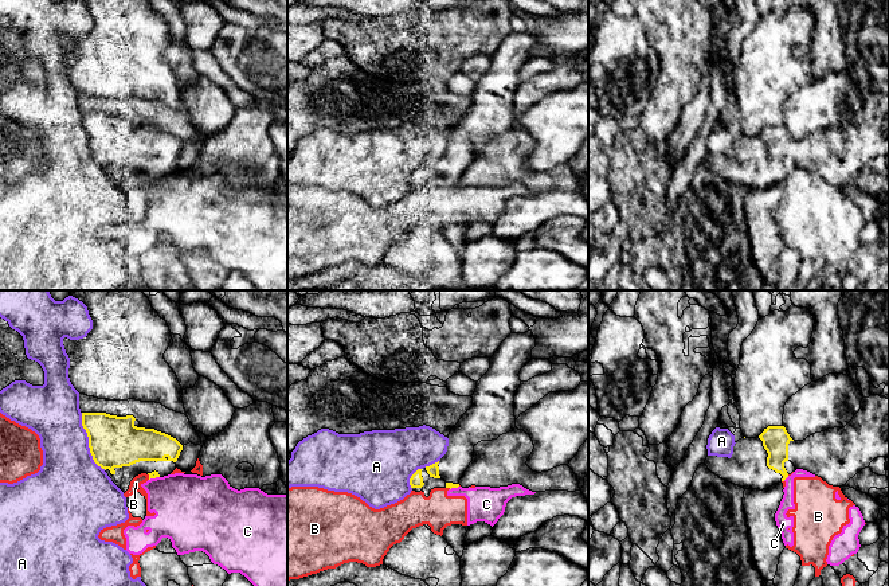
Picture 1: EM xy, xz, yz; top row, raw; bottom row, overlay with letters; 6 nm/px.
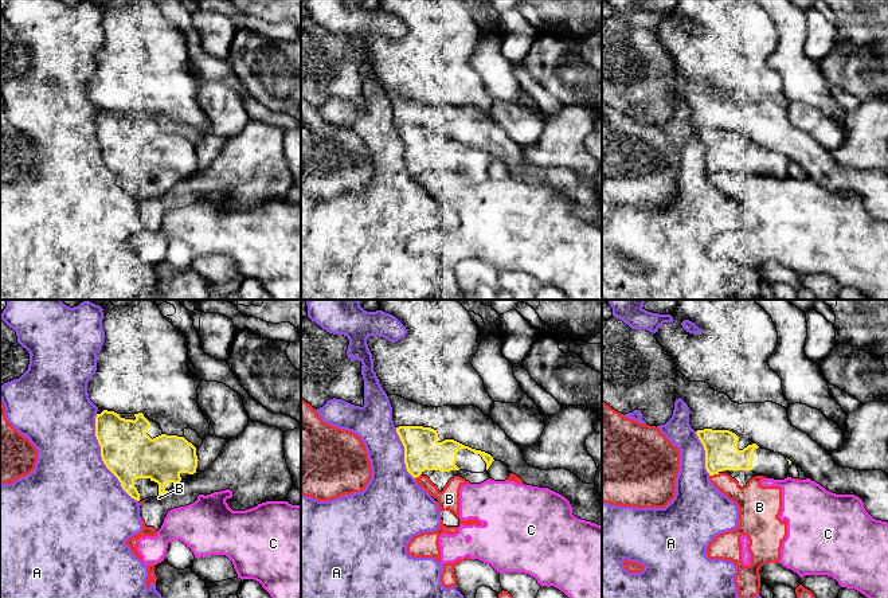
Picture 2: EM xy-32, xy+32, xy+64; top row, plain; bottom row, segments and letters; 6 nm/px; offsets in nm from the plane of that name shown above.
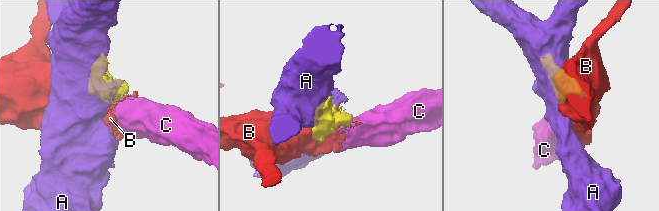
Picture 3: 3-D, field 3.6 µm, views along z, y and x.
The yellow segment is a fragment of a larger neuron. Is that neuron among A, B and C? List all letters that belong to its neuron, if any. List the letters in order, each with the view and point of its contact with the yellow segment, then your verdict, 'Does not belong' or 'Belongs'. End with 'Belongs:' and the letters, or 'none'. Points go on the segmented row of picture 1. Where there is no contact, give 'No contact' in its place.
A: Touches yellow at xy (89, 442). Does not belong
B: Touches yellow at xy (149, 476). Does not belong
C: Touches yellow at yz (786, 477). Does not belong
Belongs: none

